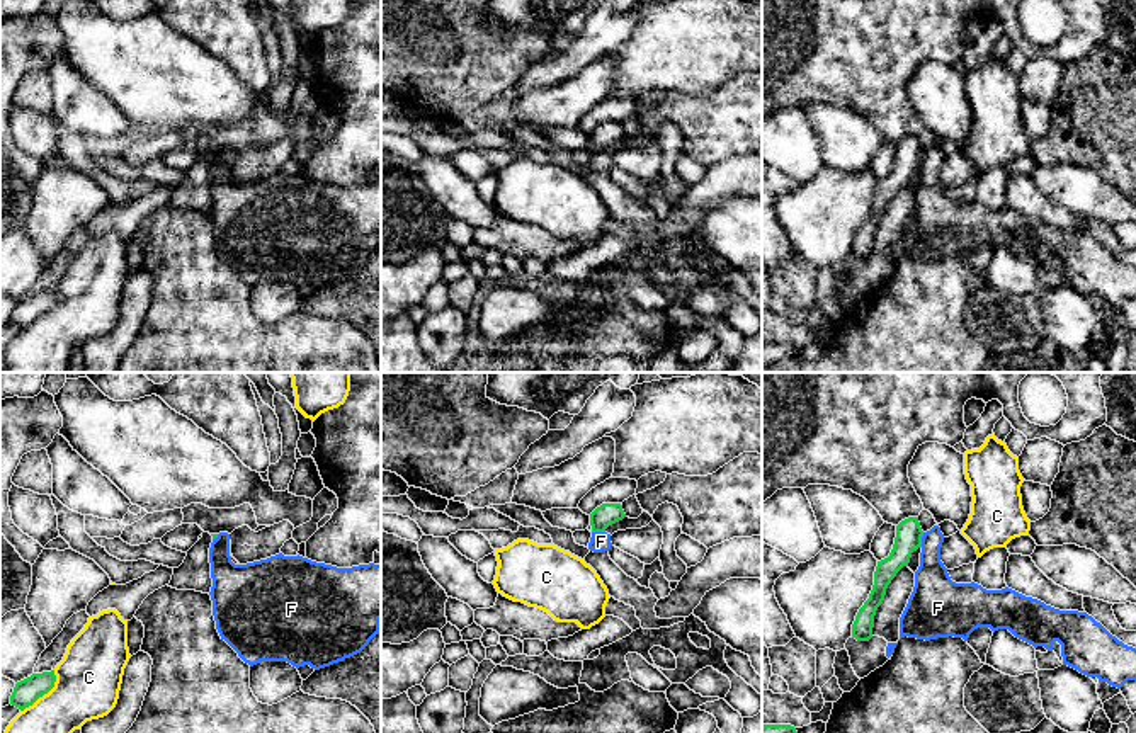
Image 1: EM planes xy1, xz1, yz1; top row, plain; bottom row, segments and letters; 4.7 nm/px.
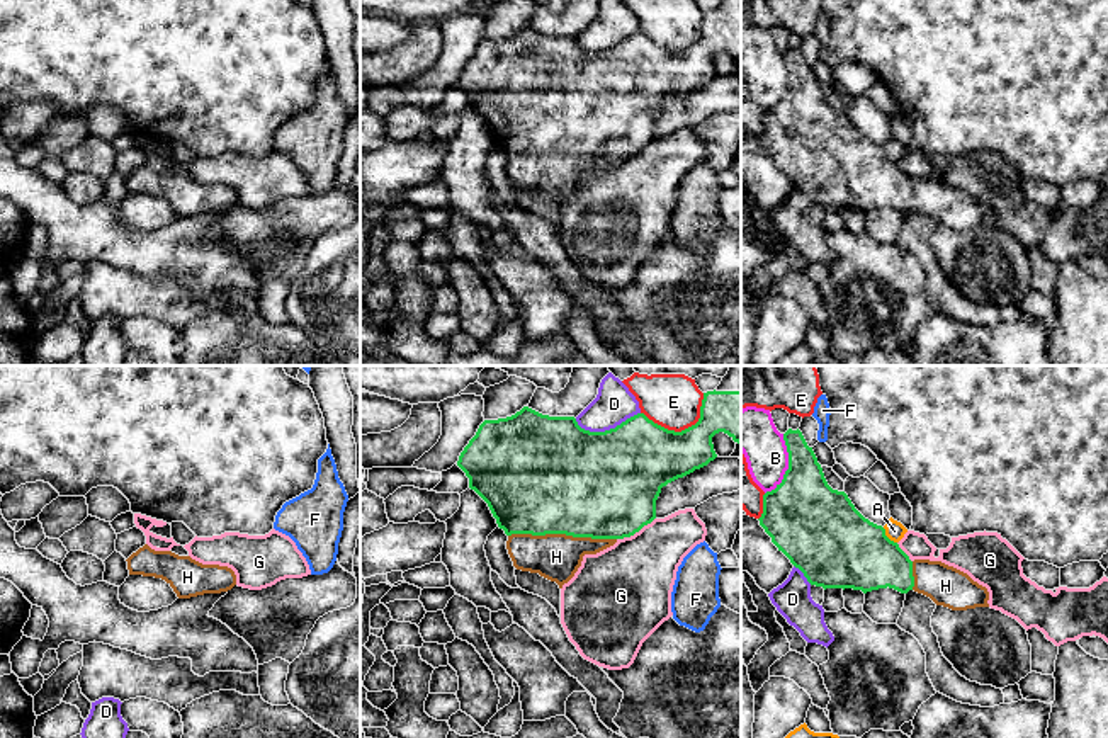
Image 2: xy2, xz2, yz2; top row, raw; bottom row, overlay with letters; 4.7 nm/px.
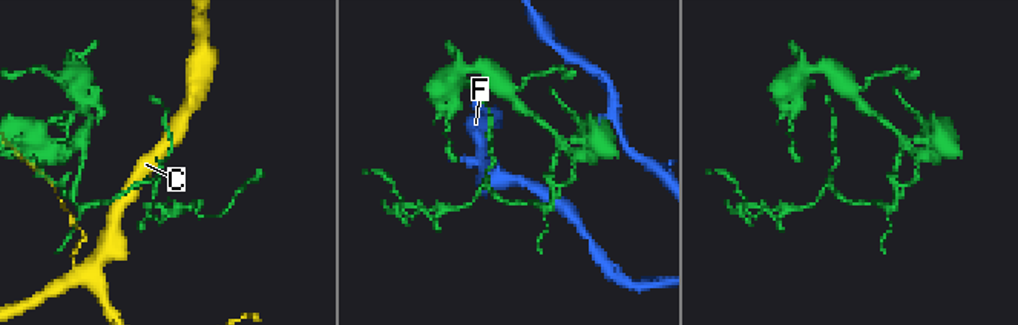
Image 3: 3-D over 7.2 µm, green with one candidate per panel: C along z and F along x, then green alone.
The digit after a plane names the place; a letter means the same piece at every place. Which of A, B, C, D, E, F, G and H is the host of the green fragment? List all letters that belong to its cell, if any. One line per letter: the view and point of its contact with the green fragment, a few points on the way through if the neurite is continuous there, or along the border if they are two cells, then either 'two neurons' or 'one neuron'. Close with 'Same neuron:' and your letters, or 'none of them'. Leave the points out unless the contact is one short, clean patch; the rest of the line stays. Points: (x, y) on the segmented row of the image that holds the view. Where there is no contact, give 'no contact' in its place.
A: yz2 (886, 536) | two neurons
B: yz2 (789, 466) | two neurons
C: xy1 (45, 693) | two neurons
D: xz2 (607, 431) | two neurons
E: xz2 (682, 431) | two neurons
F: yz1 (920, 539) | along yz1 (924, 533), (920, 546) | two neurons
G: xz2 (636, 531) | two neurons
H: xz2 (563, 533) | one neuron
Same neuron: H

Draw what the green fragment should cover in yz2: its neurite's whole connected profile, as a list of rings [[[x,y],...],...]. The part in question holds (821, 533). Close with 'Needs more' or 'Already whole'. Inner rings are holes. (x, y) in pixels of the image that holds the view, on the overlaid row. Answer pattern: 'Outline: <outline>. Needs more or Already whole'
Outline: [[[789,429],[783,440],[789,452],[789,469],[782,483],[763,495],[763,514],[758,520],[778,551],[804,573],[811,585],[824,590],[853,588],[863,593],[887,587],[901,593],[914,590],[952,610],[989,607],[986,587],[941,561],[911,561],[899,544],[885,536],[882,525],[865,519],[845,491],[833,490],[799,429]]]. Needs more

